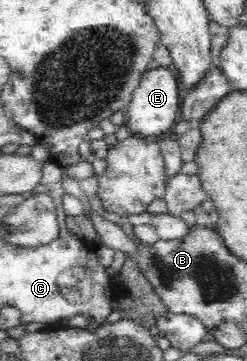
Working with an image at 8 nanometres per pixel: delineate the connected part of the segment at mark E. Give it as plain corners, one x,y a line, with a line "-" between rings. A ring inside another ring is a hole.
170,66
148,69
140,77
130,104
124,112
123,125
130,134
154,138
170,132
174,128
180,110
180,89
175,72

